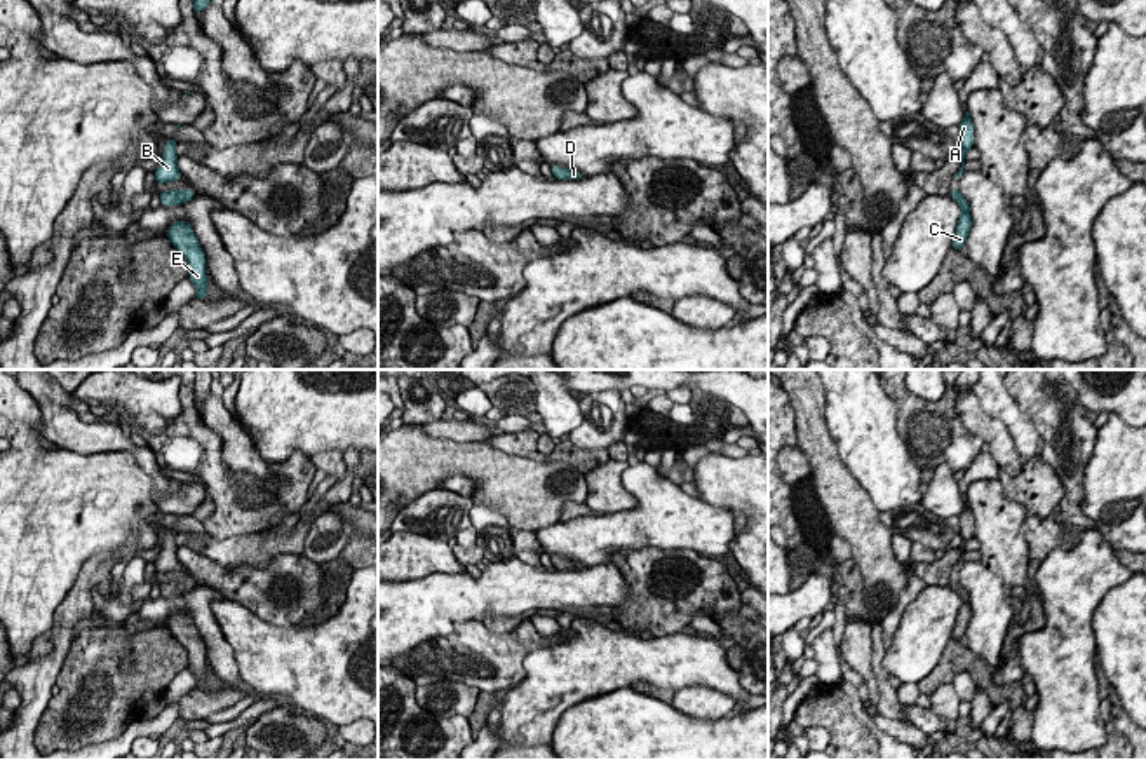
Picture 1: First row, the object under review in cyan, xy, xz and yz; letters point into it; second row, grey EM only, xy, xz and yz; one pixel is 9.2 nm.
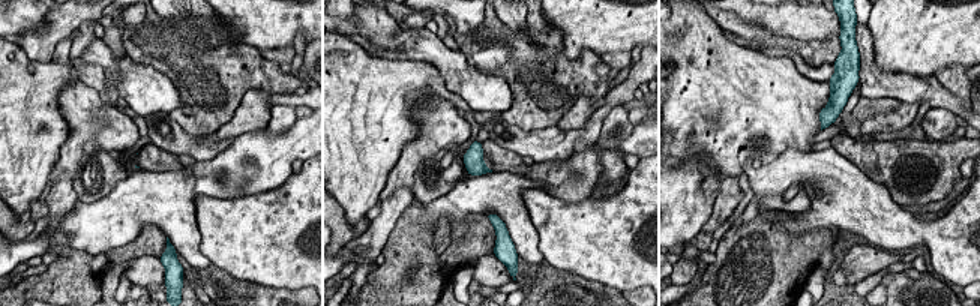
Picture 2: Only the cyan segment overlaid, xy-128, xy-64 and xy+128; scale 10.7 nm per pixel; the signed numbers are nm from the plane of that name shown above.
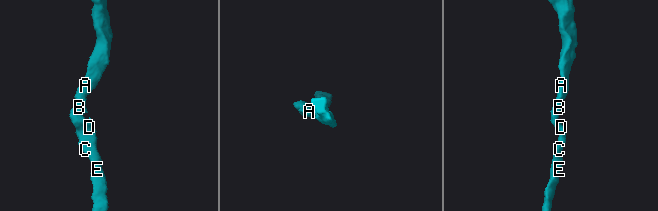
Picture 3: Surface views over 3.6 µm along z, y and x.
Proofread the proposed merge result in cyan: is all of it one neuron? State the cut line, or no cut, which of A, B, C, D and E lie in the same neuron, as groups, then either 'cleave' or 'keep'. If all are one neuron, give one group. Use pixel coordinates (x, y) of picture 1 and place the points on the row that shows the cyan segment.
no cut | A B C D E | keep

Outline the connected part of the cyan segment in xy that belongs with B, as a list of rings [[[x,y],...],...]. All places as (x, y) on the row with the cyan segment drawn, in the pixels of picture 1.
[[[167,138],[167,143],[162,152],[162,160],[155,171],[155,183],[169,183],[176,181],[178,178],[183,178],[181,173],[178,171],[178,155],[174,152],[178,141]]]

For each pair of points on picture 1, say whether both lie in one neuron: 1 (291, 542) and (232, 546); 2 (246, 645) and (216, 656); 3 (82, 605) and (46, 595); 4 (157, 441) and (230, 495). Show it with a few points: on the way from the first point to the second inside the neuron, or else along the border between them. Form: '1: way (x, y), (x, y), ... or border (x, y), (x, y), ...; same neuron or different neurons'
1: way (277, 546), (246, 548); same neuron
2: border (213, 614), (232, 649), (241, 677); different neurons
3: border (82, 565), (75, 583), (54, 612), (53, 628); different neurons
4: way (176, 447), (185, 447), (215, 476); same neuron

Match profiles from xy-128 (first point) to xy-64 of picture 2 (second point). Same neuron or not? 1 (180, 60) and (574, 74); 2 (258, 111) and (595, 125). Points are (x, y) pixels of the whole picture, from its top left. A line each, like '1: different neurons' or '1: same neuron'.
1: same neuron
2: different neurons

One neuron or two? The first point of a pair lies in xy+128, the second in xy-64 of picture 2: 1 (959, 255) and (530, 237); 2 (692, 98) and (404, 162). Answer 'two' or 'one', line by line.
1: two
2: two

